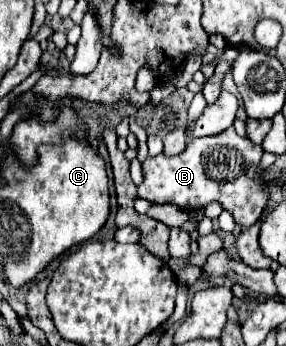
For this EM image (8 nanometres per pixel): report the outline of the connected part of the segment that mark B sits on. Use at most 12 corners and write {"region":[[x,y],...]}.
{"region":[[233,127],[143,161],[137,197],[205,207],[229,191],[251,227],[269,201],[263,147]]}

